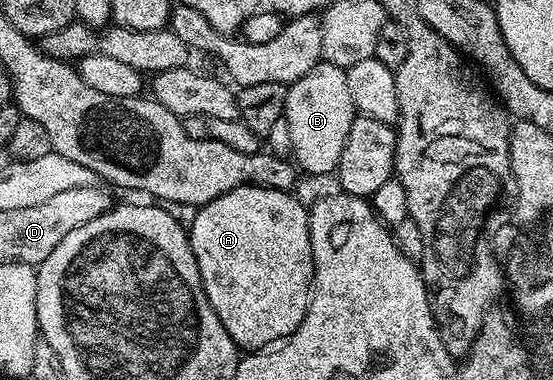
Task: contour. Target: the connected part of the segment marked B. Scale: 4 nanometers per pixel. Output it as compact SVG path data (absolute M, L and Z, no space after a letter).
M326 62L313 66L304 77L288 87L283 115L291 148L295 151L294 163L315 176L334 173L339 167L341 150L345 150L345 138L349 138L349 126L353 126L357 115L349 94L346 71Z

